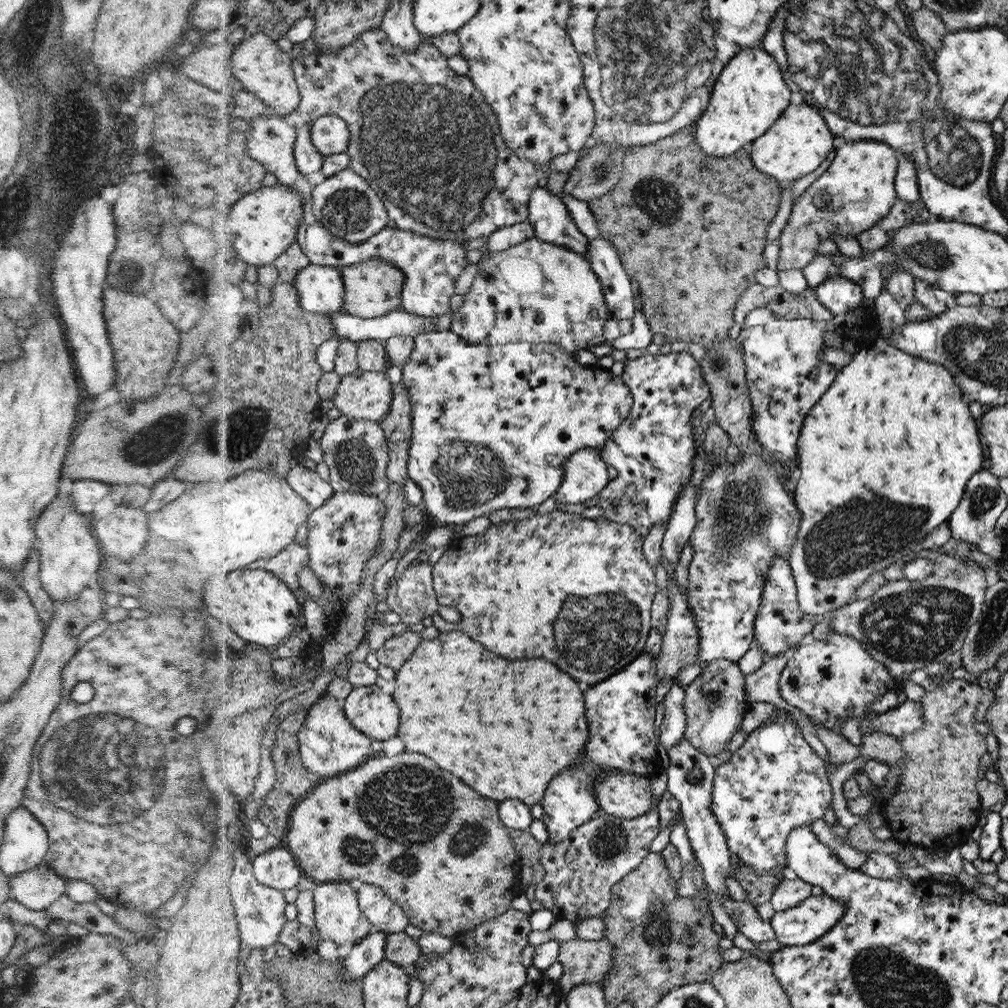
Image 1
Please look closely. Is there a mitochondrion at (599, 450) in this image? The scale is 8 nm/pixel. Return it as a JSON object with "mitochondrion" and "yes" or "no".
{"mitochondrion":"no"}

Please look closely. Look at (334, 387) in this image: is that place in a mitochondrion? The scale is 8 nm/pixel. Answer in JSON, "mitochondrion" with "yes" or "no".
{"mitochondrion":"no"}

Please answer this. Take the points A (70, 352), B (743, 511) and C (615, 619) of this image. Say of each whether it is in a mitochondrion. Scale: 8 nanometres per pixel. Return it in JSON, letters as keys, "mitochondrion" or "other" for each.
{"A":"other","B":"mitochondrion","C":"mitochondrion"}

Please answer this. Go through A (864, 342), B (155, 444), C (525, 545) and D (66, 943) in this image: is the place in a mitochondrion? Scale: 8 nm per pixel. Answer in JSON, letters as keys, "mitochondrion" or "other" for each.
{"A":"other","B":"mitochondrion","C":"other","D":"other"}

